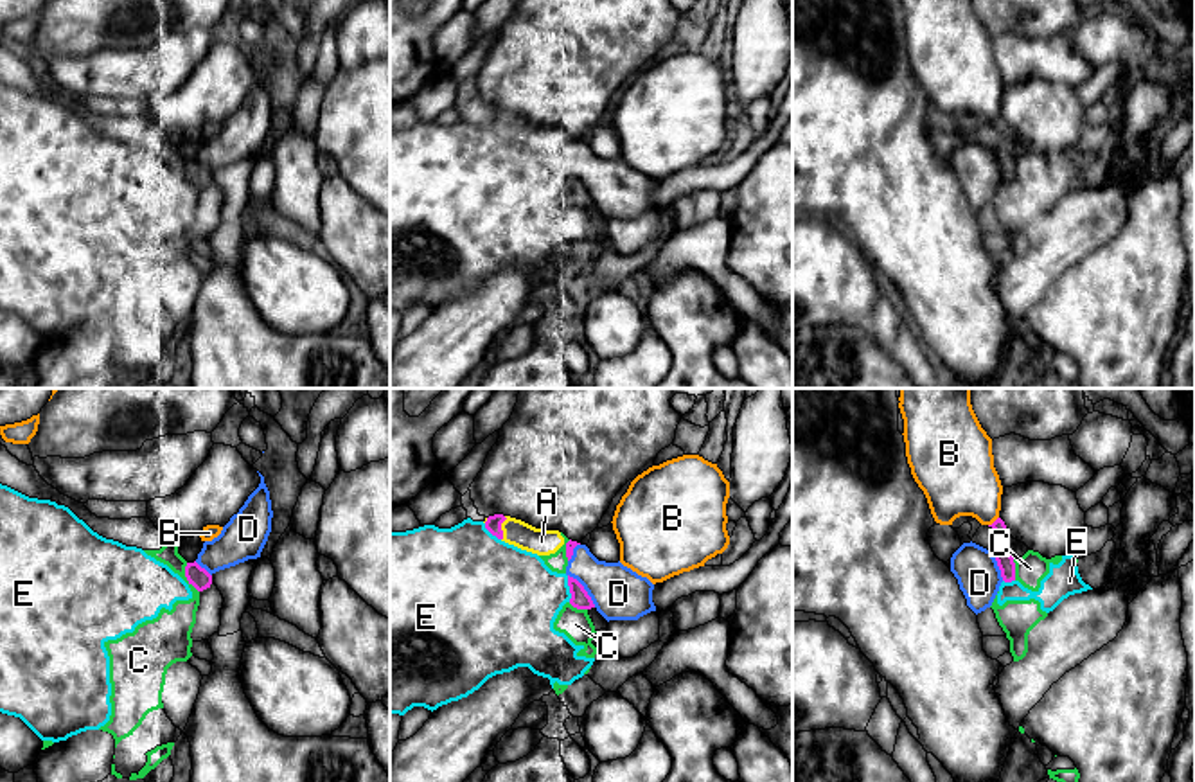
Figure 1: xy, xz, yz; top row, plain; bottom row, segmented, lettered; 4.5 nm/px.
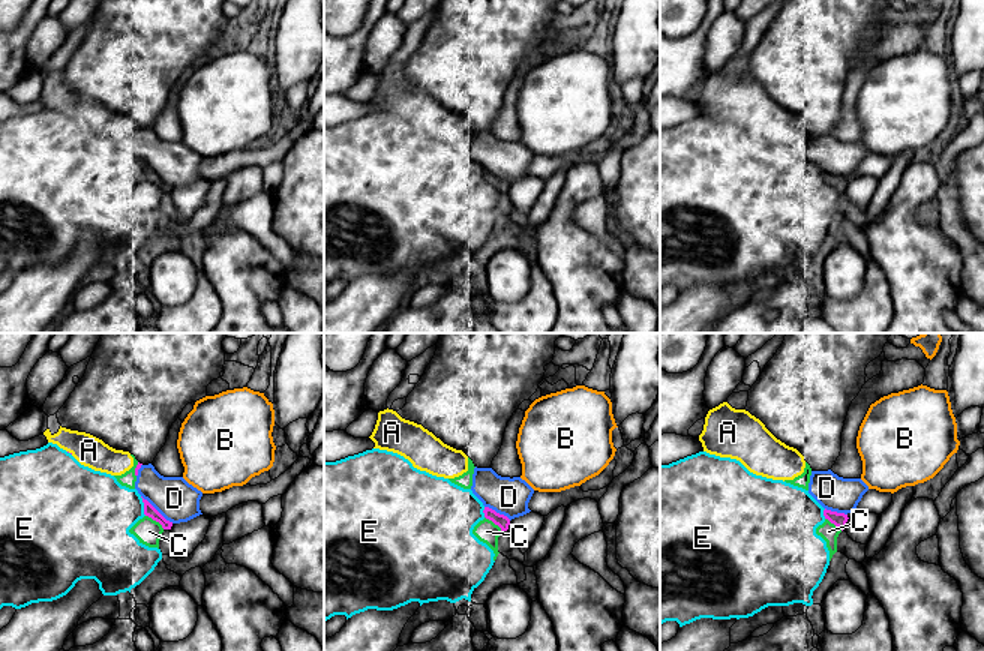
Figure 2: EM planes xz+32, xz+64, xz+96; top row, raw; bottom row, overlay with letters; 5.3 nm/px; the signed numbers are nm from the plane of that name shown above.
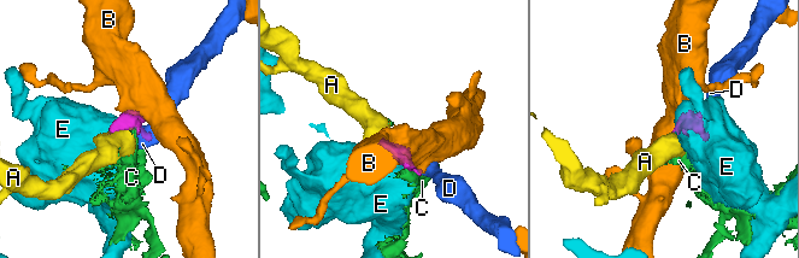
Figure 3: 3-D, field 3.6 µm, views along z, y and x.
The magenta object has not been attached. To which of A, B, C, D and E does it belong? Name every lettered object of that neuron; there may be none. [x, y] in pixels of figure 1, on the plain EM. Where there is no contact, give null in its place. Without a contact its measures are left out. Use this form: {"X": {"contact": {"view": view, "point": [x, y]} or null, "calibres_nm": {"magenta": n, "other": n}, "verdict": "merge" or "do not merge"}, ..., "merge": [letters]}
{"A": {"contact": {"view": "xz", "point": [500, 126]}, "calibres_nm": {"magenta": 70, "other": 120}, "verdict": "merge"}, "B": {"contact": {"view": "yz", "point": [994, 119]}, "calibres_nm": {"magenta": 60, "other": 340}, "verdict": "do not merge"}, "C": {"contact": {"view": "xy", "point": [185, 173]}, "calibres_nm": {"magenta": 90, "other": 180}, "verdict": "do not merge"}, "D": {"contact": {"view": "xz", "point": [584, 187]}, "calibres_nm": {"magenta": 80, "other": 240}, "verdict": "merge"}, "E": {"contact": {"view": "xz", "point": [570, 186]}, "calibres_nm": {"magenta": 80, "other": 400}, "verdict": "do not merge"}, "merge": ["A", "D"]}

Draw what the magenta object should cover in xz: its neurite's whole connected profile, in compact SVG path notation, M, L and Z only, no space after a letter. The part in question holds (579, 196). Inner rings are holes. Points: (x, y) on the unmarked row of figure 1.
M566 140L566 173L570 201L577 207L595 205L609 218L638 218L656 209L654 182L618 160L598 158L586 142Z

